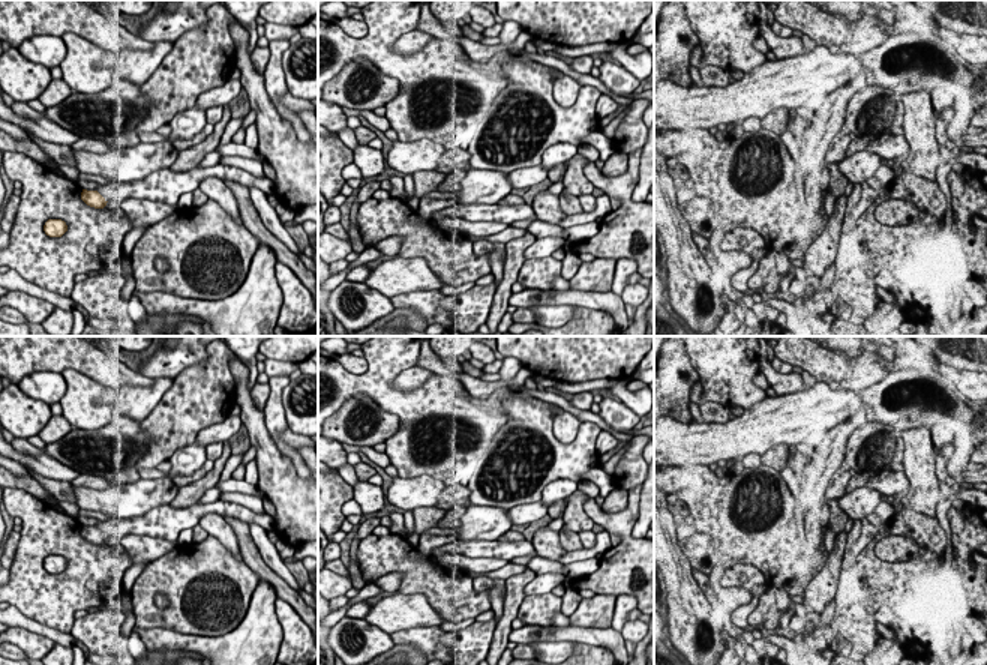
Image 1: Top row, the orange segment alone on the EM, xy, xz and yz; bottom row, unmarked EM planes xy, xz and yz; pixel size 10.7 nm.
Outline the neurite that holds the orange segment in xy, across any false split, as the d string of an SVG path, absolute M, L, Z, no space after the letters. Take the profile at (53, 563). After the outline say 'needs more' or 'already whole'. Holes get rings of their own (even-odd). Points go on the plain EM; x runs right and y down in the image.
M48 555L44 561L44 567L50 573L62 573L68 567L68 561L62 555Z; already whole

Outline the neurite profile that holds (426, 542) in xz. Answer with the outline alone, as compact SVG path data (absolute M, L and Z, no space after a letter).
M423 533L423 534L420 534L420 539L418 539L417 552L422 557L432 557L430 552L435 548L440 548L442 545L447 545L447 543L452 543L452 542L456 542L456 540L458 540L458 536L456 534L450 534L450 536L434 536L434 534Z

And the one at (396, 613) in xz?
M398 593L384 597L370 606L364 620L388 635L405 629L441 626L444 623L442 617L422 593Z

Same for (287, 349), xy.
M270 336L260 345L266 359L300 363L318 351L318 336Z

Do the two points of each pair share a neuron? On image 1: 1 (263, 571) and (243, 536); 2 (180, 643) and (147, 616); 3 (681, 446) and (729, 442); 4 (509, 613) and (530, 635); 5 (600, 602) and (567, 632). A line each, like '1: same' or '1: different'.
1: same
2: different
3: same
4: different
5: different

